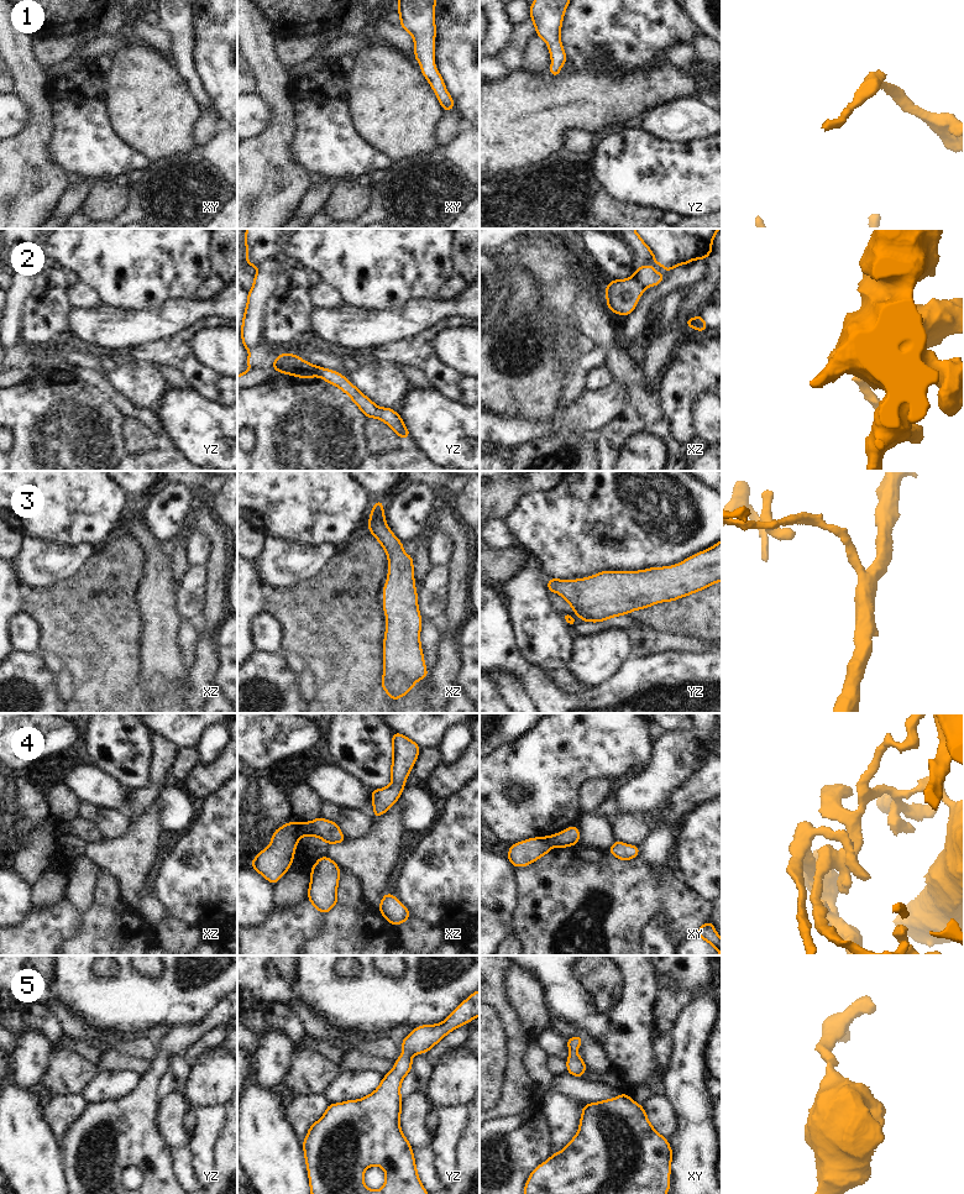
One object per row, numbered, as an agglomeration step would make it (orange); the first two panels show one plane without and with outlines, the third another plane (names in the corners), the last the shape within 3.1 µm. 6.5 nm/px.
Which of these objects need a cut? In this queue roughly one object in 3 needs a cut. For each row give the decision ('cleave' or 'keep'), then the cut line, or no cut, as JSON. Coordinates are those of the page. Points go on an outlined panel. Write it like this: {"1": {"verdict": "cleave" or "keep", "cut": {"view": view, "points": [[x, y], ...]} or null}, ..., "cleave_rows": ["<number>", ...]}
{"1": {"verdict": "keep", "cut": null}, "2": {"verdict": "cleave", "cut": {"view": "yz", "points": [[292, 354], [288, 372]]}}, "3": {"verdict": "keep", "cut": null}, "4": {"verdict": "keep", "cut": null}, "5": {"verdict": "keep", "cut": null}, "cleave_rows": ["2"]}

